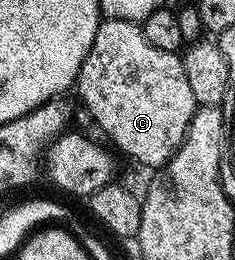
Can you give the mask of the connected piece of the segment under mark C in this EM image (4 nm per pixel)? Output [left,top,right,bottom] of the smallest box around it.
[78,16,197,168]

